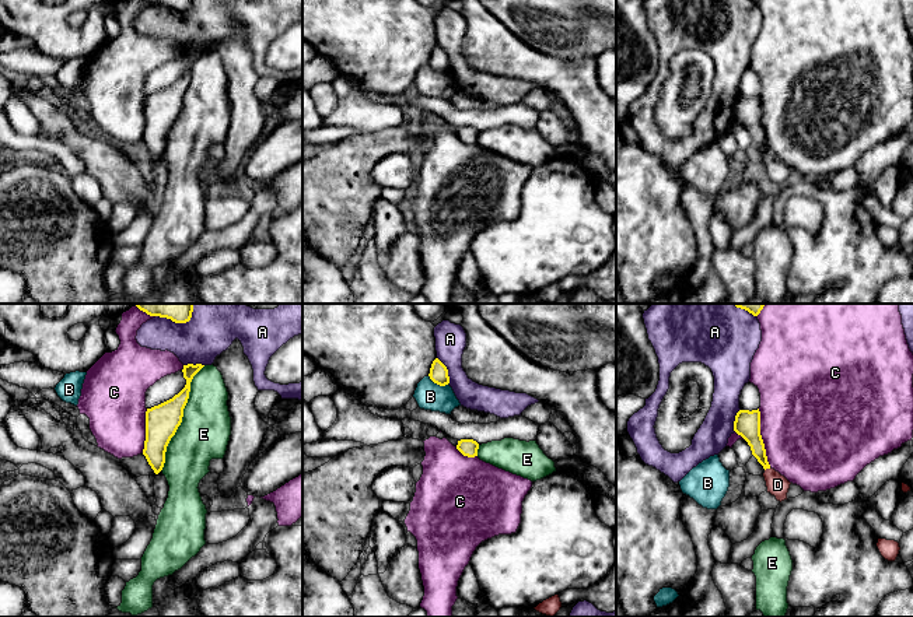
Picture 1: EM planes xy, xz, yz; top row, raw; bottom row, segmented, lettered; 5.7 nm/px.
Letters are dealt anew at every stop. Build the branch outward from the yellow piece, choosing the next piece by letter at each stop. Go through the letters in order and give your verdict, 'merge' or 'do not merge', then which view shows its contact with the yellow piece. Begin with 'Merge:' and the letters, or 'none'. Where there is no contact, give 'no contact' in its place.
Merge: D
A: do not merge; contact in xz
B: do not merge; contact in xz
C: do not merge; contact in yz
D: merge; contact in yz
E: do not merge; contact in xy

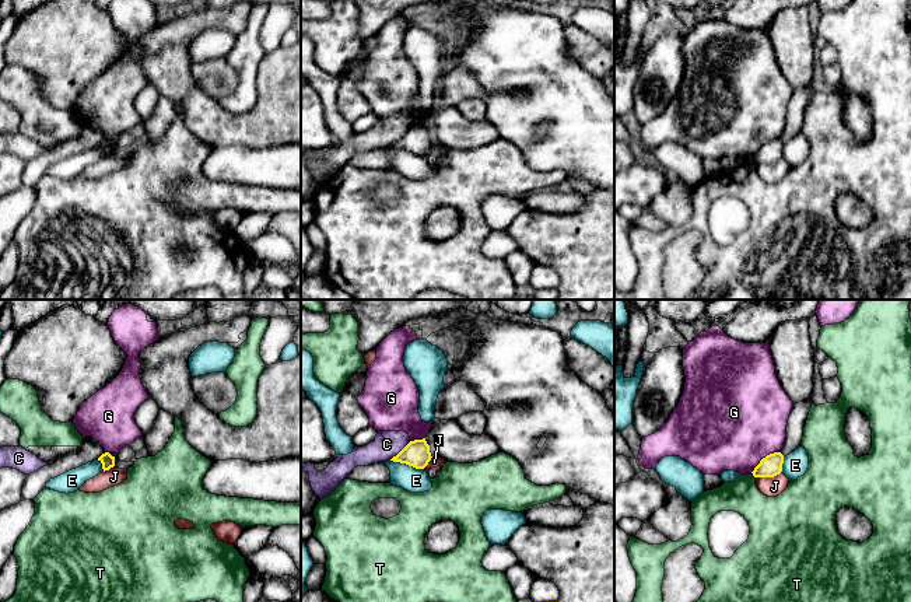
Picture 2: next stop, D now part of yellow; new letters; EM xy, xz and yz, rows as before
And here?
Merge: none
C: do not merge; contact in xz
E: do not merge; contact in xz
G: do not merge; contact in yz
J: do not merge; contact in yz
T: do not merge; no contact

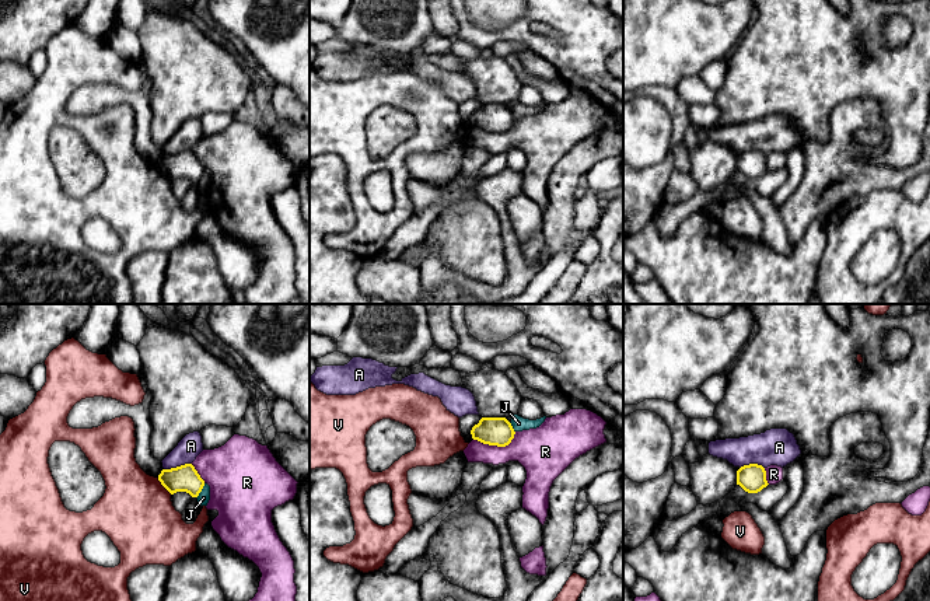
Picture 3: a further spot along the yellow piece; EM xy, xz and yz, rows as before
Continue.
Merge: none
A: do not merge; contact in xy
J: do not merge; contact in xy
R: do not merge; contact in xz
V: do not merge; contact in xy

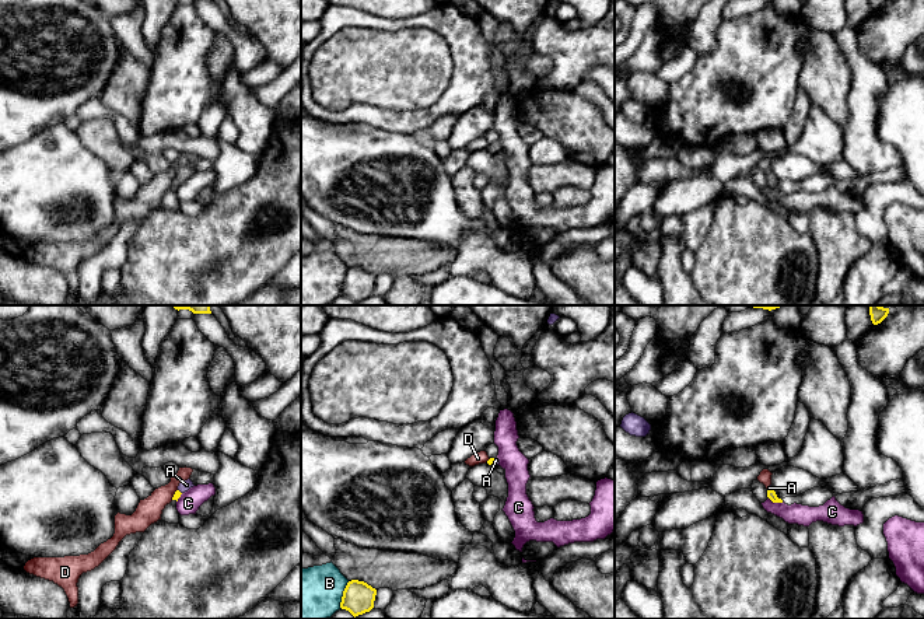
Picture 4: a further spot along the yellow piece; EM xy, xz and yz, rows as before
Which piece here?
Merge: A
A: merge; contact in xz
B: do not merge; contact in xz
C: do not merge; contact in yz
D: do not merge; contact in xy

